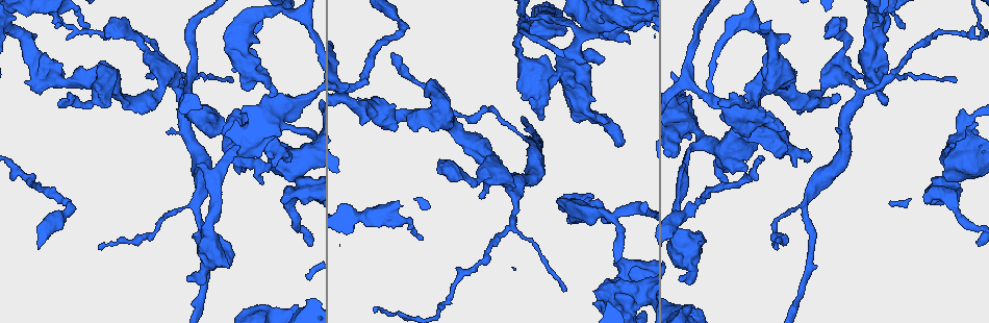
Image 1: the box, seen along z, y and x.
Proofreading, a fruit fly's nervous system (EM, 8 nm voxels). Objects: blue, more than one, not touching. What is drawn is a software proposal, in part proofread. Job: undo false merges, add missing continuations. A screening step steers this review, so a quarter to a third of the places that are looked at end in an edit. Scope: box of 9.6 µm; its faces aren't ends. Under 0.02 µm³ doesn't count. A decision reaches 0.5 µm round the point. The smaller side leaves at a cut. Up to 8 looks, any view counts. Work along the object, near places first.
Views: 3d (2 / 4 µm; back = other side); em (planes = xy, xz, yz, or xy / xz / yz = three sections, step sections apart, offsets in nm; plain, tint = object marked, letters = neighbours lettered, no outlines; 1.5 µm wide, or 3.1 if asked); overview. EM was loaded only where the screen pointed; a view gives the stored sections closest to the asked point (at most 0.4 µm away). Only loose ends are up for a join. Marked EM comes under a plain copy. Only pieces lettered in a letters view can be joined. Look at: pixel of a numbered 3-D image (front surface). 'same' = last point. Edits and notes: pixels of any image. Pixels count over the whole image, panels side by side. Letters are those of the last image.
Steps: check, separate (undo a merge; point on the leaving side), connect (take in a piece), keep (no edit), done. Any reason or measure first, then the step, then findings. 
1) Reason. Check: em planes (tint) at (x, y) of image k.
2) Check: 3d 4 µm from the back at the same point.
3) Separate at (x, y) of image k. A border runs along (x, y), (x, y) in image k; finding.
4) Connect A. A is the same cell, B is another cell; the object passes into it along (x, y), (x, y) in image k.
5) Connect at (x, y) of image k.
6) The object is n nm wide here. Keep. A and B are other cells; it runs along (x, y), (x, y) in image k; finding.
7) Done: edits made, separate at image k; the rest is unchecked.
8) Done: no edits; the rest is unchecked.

Three arms meet. Check: 3d 2 µm at (511, 192) of image 1.

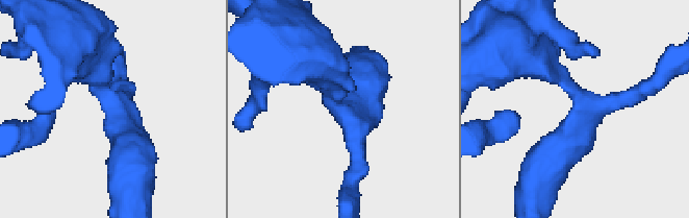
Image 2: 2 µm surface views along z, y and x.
Shape alone is not enough. Check: em planes (tint) at (345, 115) of image 2.

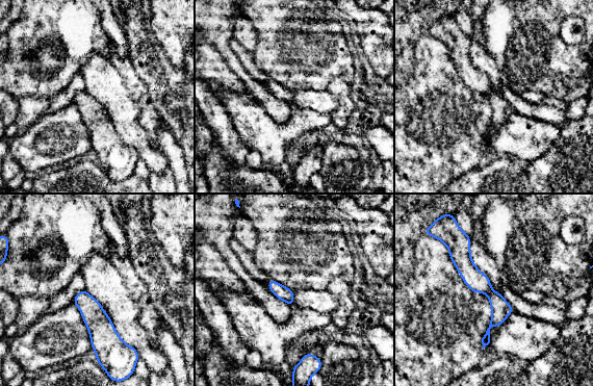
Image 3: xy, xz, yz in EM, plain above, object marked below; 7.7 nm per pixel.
Check: em planes (letters) at the same point.

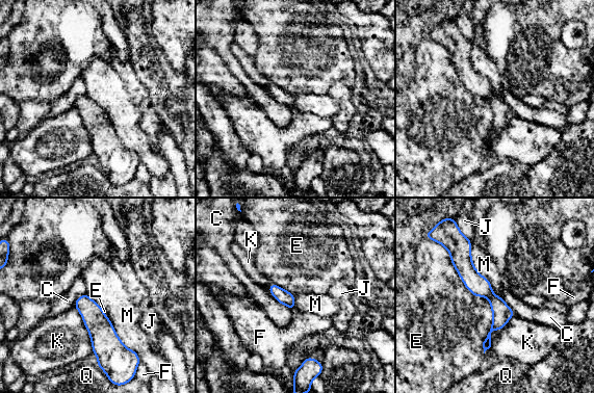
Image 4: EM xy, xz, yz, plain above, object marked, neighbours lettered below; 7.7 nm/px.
Separate at (501, 312) of image 4. C, E, F, J, K, M and Q are other cells; the part that leaves runs along (83, 297), (119, 363), (119, 377) in image 4; a second neuron is stuck on.

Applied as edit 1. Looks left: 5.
Stops while still wide. Check: 3d 4 µm from the back at (874, 25) of image 1.

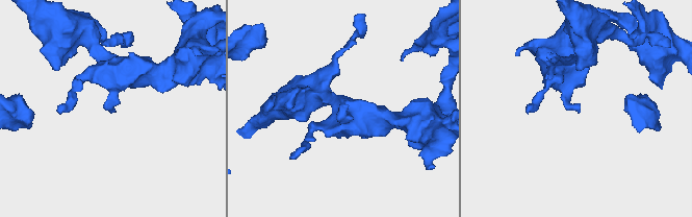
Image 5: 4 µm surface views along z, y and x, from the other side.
Need the tissue. Check: em xy step 8 (letters) at (580, 109) of image 5.

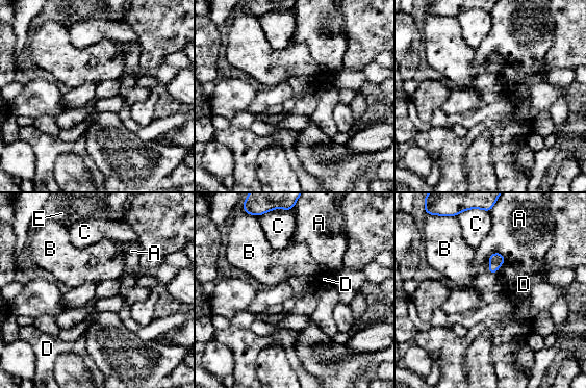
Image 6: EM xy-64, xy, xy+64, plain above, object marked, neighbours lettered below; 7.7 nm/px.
Keep. A, B, C, D and E are other cells; a border runs along (441, 215), (455, 216) in image 6; no lettered piece goes on from it.

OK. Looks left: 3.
Free end. Check: em planes (letters) at (823, 36) of image 1.

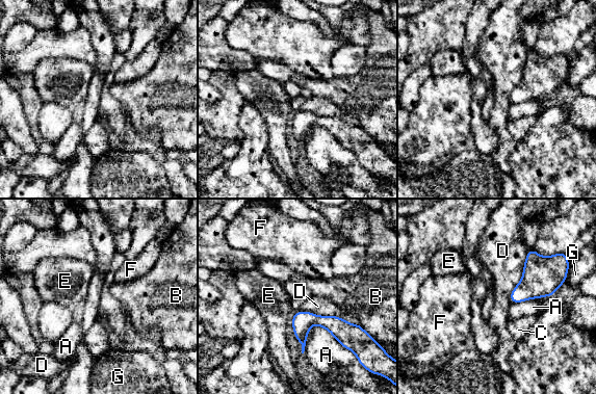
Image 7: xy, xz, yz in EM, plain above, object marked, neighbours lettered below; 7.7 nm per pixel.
Keep. A, B, C, D, E, F and G are other cells; a border runs along (295, 311), (336, 315), (358, 324) in image 7; none of them fits.

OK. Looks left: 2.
Done: edits made, separate at image 4; the rest is unchecked.

